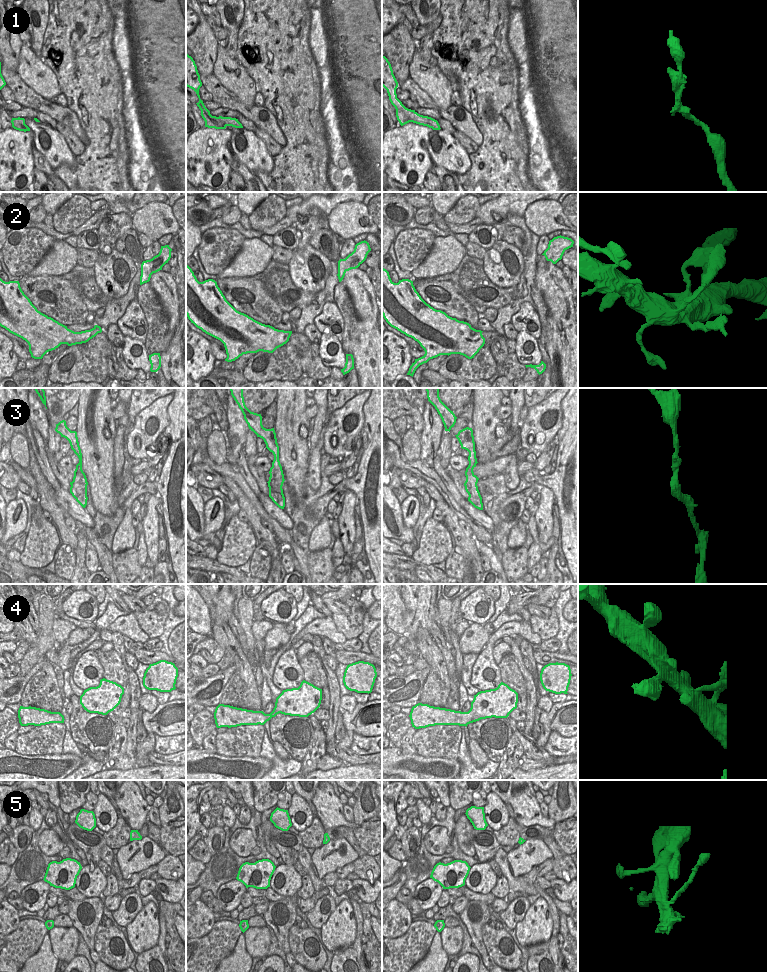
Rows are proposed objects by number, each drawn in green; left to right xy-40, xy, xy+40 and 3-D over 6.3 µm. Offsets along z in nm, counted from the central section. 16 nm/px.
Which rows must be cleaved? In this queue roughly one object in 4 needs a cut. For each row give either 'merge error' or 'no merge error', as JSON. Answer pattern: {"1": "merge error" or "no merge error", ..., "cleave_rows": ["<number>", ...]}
{"1": "merge error", "2": "no merge error", "3": "no merge error", "4": "no merge error", "5": "no merge error", "cleave_rows": ["1"]}

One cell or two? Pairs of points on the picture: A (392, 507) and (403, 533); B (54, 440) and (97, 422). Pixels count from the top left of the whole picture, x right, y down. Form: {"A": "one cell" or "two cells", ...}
{"A": "one cell", "B": "two cells"}

